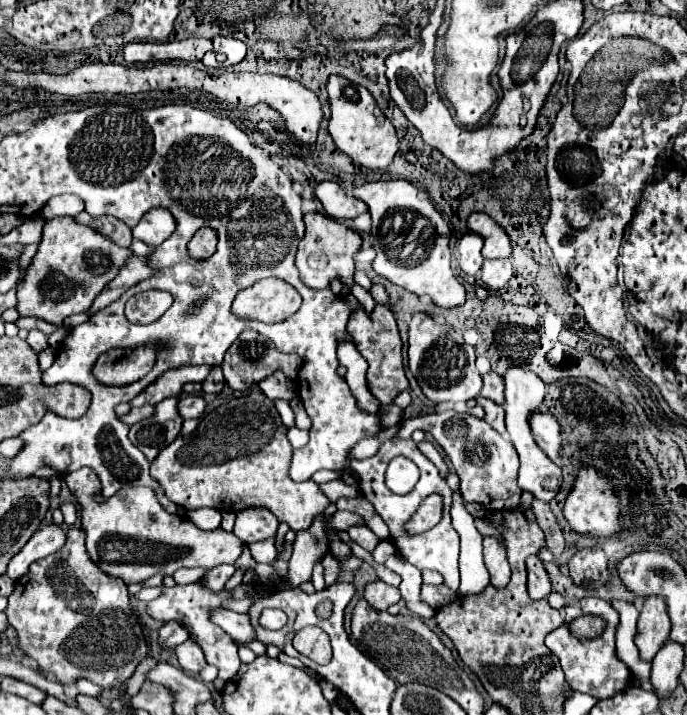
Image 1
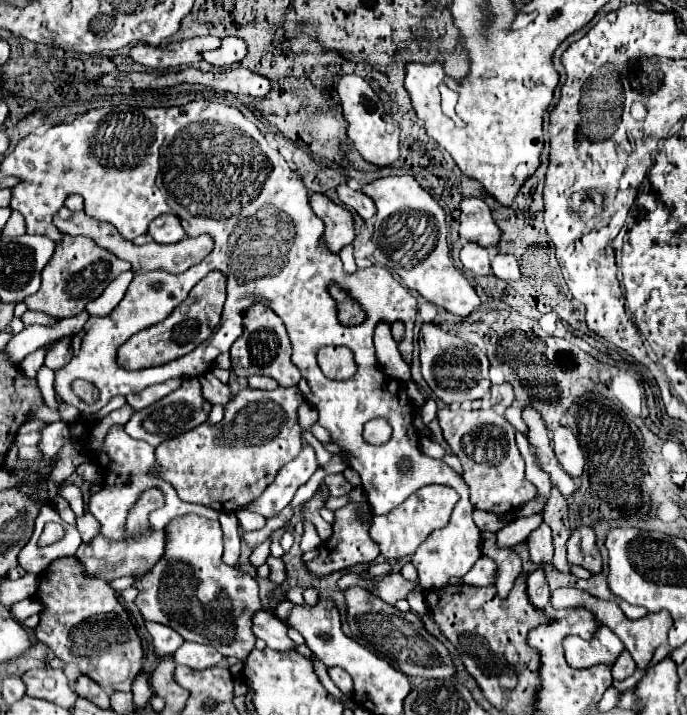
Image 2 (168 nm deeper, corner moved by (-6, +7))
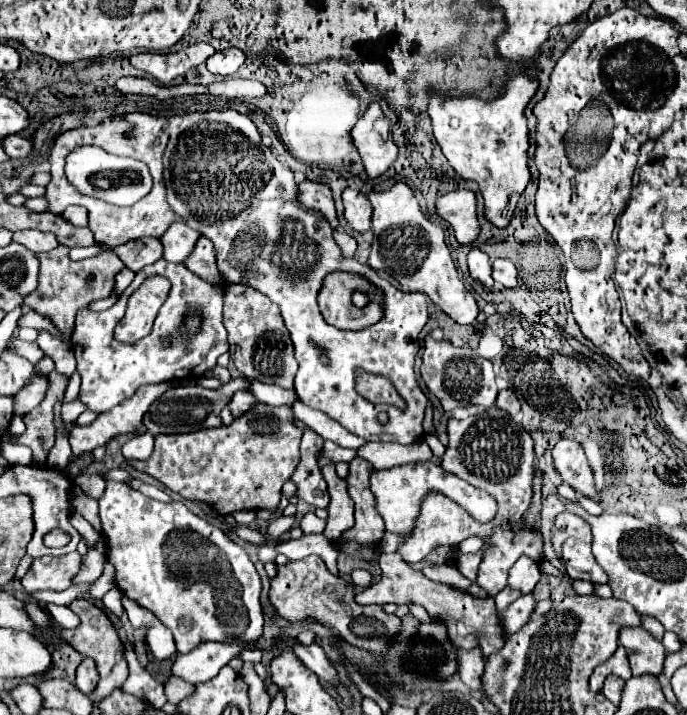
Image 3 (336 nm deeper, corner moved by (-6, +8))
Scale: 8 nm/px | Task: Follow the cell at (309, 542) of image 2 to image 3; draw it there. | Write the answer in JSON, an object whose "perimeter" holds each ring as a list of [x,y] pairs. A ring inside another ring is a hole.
{"perimeter":[[[307,513],[307,515],[301,519],[299,527],[303,529],[305,535],[307,535],[307,533],[321,533],[321,531],[325,529],[325,521],[319,519],[315,513]]]}

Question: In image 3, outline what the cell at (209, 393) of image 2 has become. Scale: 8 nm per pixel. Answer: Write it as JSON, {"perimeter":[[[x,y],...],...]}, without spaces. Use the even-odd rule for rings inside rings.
{"perimeter":[[[237,391],[233,393],[233,397],[229,399],[227,407],[231,409],[233,417],[239,417],[239,413],[245,413],[247,409],[251,409],[251,405],[255,403],[255,397],[249,391]]]}

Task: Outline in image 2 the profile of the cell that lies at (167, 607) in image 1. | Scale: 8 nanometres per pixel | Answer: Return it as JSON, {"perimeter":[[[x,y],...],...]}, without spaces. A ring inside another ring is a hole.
{"perimeter":[[[185,514],[173,518],[165,532],[167,546],[163,558],[159,558],[151,572],[135,578],[137,610],[145,620],[171,626],[181,638],[213,644],[225,658],[245,660],[257,640],[251,630],[253,614],[261,610],[257,580],[239,566],[229,566],[221,560],[223,530],[219,522]]]}

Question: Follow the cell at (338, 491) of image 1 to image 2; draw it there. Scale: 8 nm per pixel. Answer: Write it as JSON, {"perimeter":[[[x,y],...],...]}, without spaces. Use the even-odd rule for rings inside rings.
{"perimeter":[[[343,474],[325,476],[325,484],[327,484],[331,496],[345,496],[345,494],[351,490],[351,486],[349,486],[349,482],[343,478]]]}

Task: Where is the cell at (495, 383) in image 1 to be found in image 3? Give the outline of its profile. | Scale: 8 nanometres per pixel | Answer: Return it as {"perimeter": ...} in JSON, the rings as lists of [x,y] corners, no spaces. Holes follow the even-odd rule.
{"perimeter":[[[511,388],[505,389],[505,391],[499,391],[495,405],[499,407],[499,409],[507,411],[509,415],[515,415],[515,413],[519,411],[519,407],[521,407],[521,405],[519,405],[519,399],[517,399],[517,395],[515,395],[515,391]]]}

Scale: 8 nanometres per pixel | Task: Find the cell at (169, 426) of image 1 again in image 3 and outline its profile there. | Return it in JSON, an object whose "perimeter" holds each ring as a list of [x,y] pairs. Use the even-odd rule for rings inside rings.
{"perimeter":[[[231,379],[227,385],[219,389],[203,389],[201,385],[187,385],[179,389],[171,389],[167,395],[157,399],[149,411],[143,417],[143,427],[151,435],[161,435],[161,433],[189,433],[189,431],[199,431],[199,429],[209,429],[209,427],[221,427],[221,409],[227,405],[227,397],[231,397],[233,391],[239,389],[249,389],[249,379]]]}

